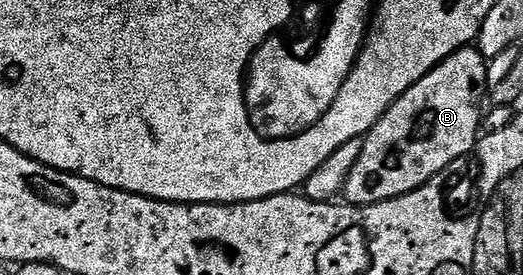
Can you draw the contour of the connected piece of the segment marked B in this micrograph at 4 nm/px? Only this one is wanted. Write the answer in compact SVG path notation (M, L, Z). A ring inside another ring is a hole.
M464 48L409 87L362 139L361 156L345 180L342 201L348 206L368 206L408 194L453 160L470 155L481 134L479 105L485 102L487 63L478 49Z

